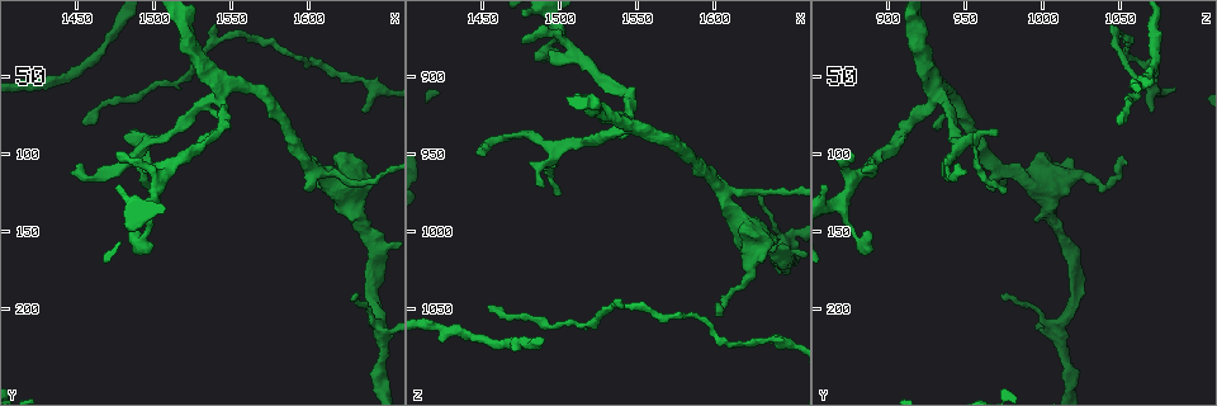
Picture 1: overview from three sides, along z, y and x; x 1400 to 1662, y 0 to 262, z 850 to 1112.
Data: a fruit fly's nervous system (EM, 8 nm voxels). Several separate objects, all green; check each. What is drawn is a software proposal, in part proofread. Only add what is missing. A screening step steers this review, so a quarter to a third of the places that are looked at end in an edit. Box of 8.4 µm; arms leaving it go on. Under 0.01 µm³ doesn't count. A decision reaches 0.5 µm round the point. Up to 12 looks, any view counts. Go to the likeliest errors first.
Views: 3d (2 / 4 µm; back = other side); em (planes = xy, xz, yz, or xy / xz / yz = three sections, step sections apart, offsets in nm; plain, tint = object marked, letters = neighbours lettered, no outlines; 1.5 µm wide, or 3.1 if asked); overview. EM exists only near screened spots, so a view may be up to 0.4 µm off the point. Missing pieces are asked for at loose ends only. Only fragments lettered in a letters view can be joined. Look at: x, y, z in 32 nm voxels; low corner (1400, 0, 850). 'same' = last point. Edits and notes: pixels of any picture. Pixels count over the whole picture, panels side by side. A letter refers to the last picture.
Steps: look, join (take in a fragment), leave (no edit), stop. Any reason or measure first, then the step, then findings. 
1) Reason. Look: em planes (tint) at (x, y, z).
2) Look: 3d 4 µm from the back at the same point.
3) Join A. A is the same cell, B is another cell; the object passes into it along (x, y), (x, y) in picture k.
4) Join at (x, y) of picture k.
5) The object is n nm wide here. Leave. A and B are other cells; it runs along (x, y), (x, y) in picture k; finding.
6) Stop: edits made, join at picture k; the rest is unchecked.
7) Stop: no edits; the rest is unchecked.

Long arm stops here. Look: 3d 2 µm at (1456, 78, 1048).

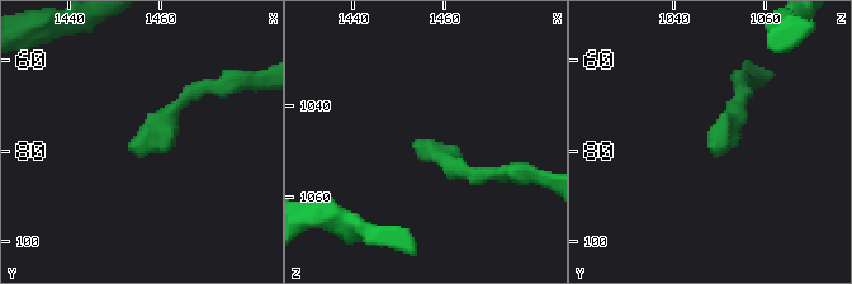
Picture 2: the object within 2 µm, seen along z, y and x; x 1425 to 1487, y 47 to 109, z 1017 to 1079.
Look: em xz step 4 (letters) at (1454, 79, 1048).

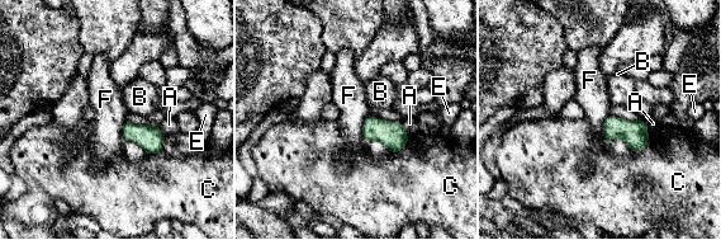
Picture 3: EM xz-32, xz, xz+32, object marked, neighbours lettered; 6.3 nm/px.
The object is 110 nm wide here; the longest contact is with E, 220 nm. Leave. A, B, C, E and F are other cells; none of them fits.

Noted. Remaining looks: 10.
Tapers out. Look: 3d 2 µm at (1638, 74, 1070).

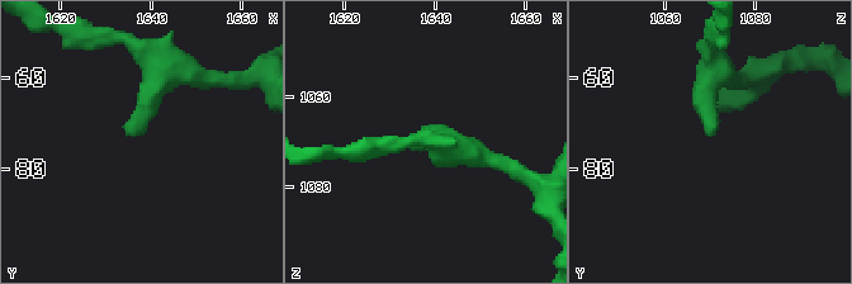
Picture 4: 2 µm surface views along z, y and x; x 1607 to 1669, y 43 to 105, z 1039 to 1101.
Now the EM. Look: em planes (letters) at (1636, 73, 1069).

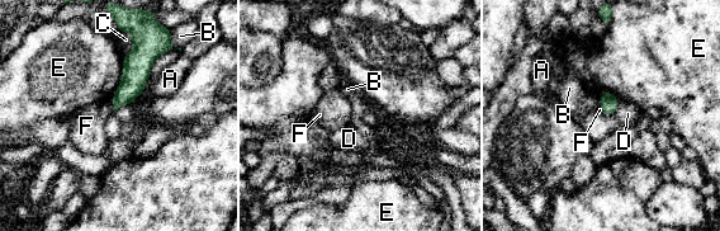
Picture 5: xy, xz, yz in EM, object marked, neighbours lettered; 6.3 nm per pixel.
The object is 110 nm wide here; the longest contact is with E, 300 nm. Leave. A, B, C, D, E and F are other cells; no lettered fragment goes on from it.

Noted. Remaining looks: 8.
Thin end. Look: em planes (tint) at (1448, 112, 950).

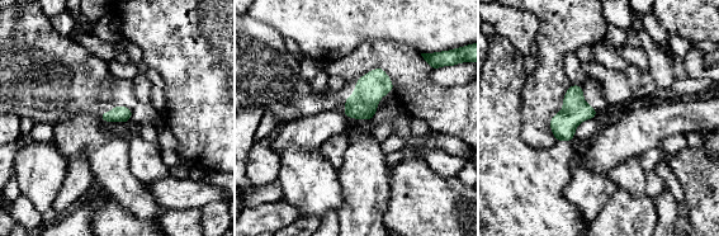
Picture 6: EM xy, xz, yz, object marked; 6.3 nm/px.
Look: em planes (letters) at the same point.

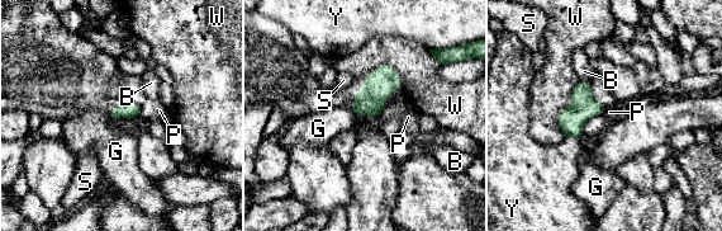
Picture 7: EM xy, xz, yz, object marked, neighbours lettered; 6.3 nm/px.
The longest contact is with W, 360 nm. Leave. B, G, P, S, W and Y are other cells; a border runs along (108, 112), (113, 118) in picture 7; none of them fits.

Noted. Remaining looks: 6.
Tapers out. Look: em planes (tint) at (1488, 84, 972).

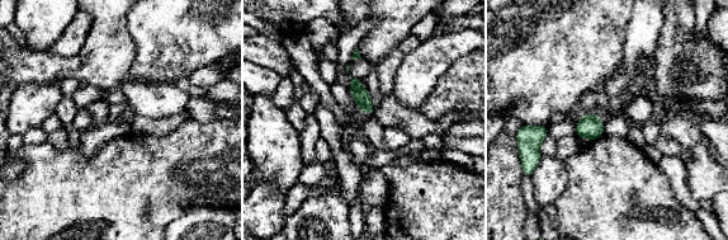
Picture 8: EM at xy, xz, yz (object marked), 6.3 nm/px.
See the neighbours. Look: em planes (letters) at the same point.

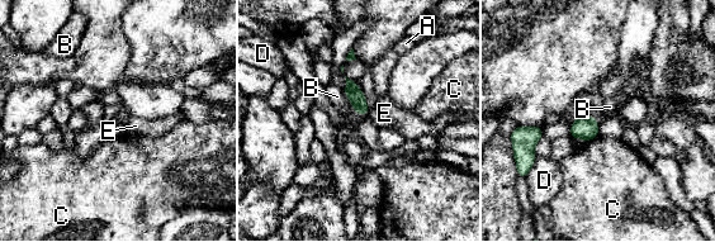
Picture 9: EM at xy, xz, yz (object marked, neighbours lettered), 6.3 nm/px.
The object is 100 nm wide here. Leave. A, B, C, D and E are other cells; a border runs along (342, 90), (350, 105), (359, 114) in picture 9; no lettered fragment goes on from it.

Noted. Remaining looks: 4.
An open end. Look: em xz step 8 (letters) at (1596, 122, 966).

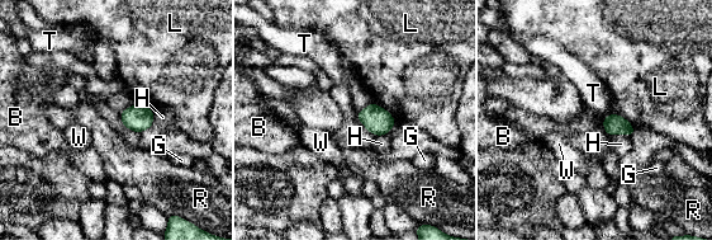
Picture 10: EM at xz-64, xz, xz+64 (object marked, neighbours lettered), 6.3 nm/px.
Look: em yz step 4 (letters) at the same point.

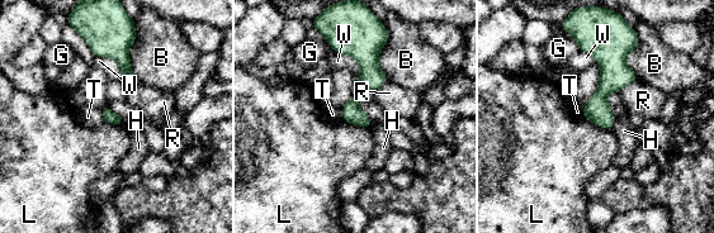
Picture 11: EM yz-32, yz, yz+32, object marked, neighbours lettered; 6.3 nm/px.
Leave. B, G, H, L, R, T and W are other cells; it runs along (587, 46), (606, 62), (609, 125) in picture 11; none of them fits.

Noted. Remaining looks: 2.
Stop: no edits; the rest is unchecked.

